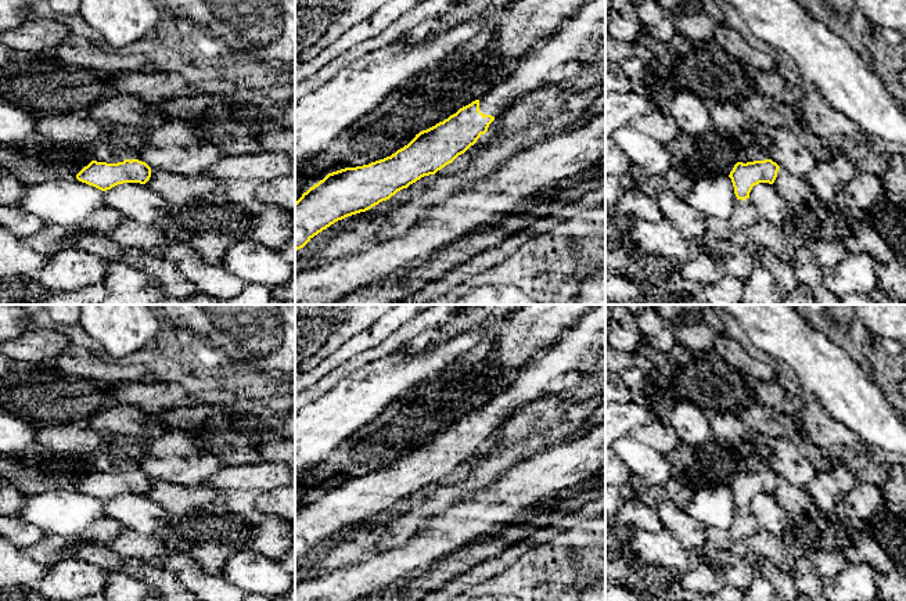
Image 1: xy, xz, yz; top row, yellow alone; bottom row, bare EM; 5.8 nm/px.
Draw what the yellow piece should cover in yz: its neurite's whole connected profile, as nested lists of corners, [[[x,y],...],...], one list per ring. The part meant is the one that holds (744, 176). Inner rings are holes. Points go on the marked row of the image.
[[[772,159],[754,161],[754,162],[737,162],[730,172],[734,194],[737,199],[749,198],[749,192],[754,186],[759,183],[773,184],[780,166]]]

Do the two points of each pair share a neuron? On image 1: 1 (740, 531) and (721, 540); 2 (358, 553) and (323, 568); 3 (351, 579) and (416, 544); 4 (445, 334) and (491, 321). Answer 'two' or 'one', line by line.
1: one
2: one
3: one
4: one

